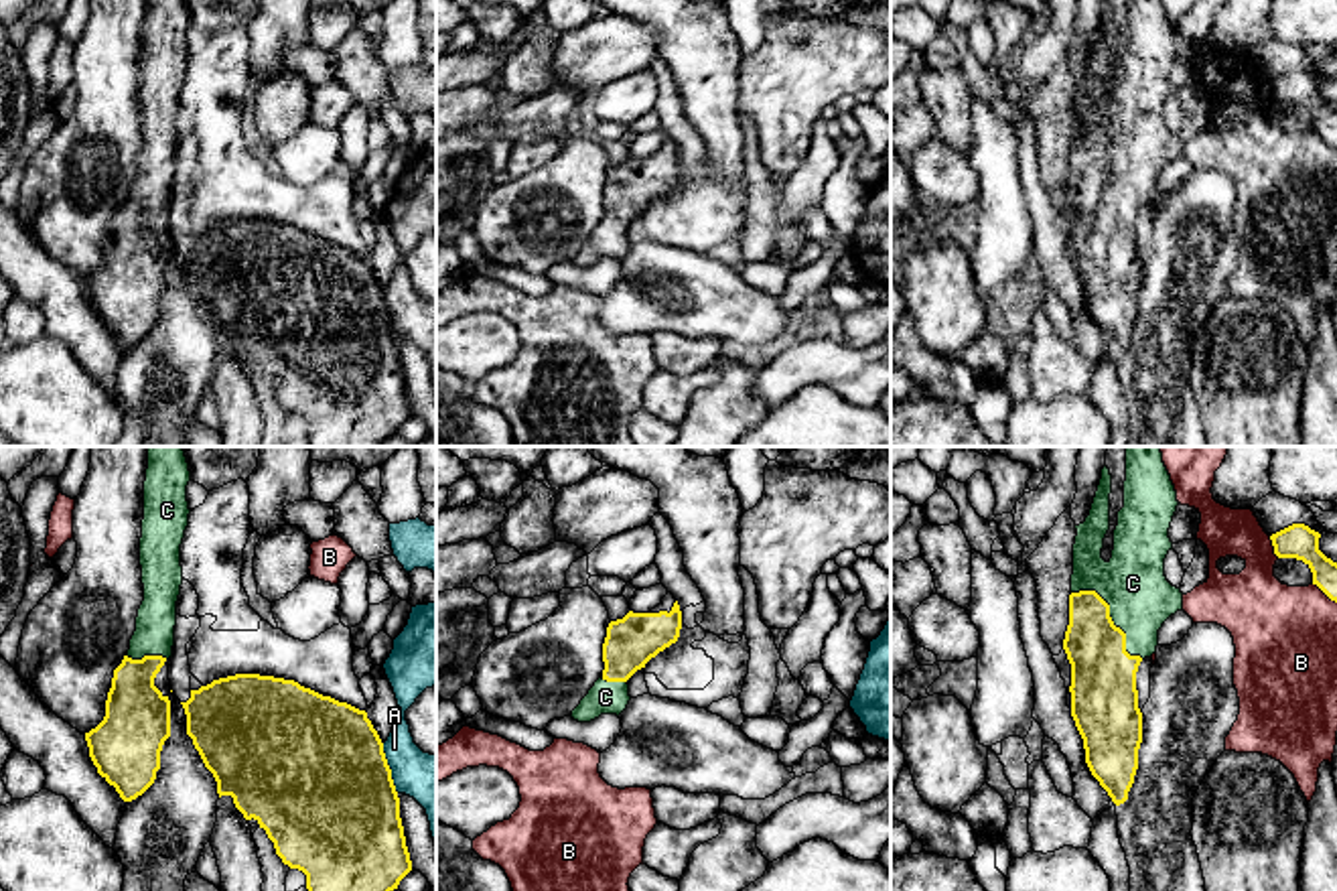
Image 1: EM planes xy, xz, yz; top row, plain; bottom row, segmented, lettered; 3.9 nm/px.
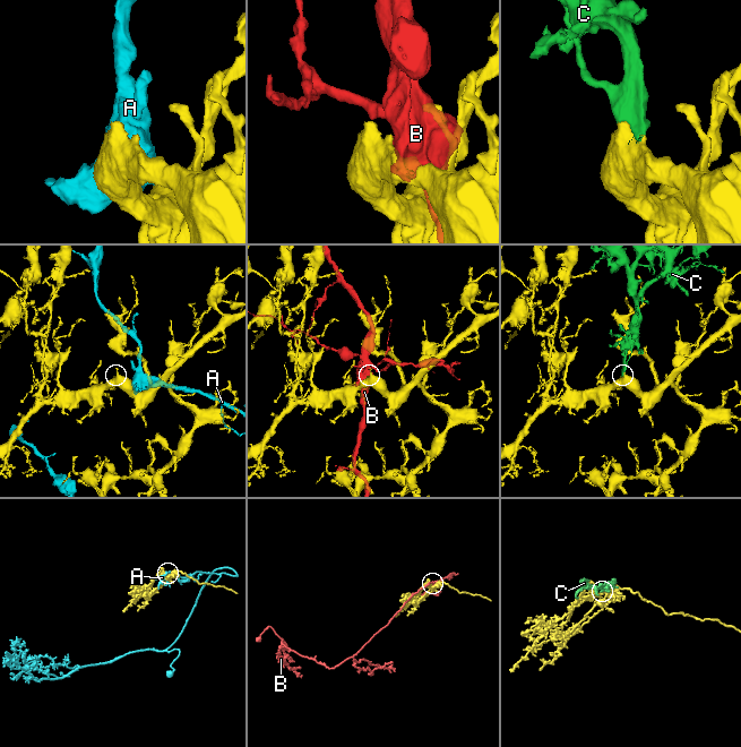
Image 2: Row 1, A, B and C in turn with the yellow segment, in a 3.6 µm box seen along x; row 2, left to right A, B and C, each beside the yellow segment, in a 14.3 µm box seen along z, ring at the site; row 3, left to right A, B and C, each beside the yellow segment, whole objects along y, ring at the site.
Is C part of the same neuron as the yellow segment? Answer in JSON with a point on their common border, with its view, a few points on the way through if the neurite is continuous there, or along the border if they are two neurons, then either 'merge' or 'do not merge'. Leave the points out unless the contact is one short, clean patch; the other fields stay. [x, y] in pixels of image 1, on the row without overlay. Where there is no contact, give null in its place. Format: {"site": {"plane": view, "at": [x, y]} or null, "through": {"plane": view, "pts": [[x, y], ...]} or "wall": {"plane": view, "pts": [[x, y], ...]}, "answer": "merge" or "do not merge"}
{"site": {"plane": "yz", "at": [1110, 163]}, "answer": "merge"}

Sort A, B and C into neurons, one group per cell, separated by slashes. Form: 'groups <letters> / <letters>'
groups A / B / C

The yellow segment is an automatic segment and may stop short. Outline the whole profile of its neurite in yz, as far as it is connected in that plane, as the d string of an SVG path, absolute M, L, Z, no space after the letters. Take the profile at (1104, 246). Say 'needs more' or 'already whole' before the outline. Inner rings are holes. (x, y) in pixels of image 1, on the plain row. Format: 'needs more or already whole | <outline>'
needs more | M1126 0L1124 53L1118 57L1112 104L1102 104L1104 83L1110 75L1112 20L1104 10L1102 24L1083 69L1075 71L1073 120L1069 140L1069 170L1063 195L1071 209L1071 262L1083 284L1085 309L1092 321L1108 337L1116 351L1128 345L1138 315L1138 294L1142 288L1142 258L1138 254L1136 217L1144 203L1158 191L1163 168L1183 154L1183 138L1165 122L1165 104L1173 95L1169 73L1177 57L1177 37L1163 8L1163 0Z

